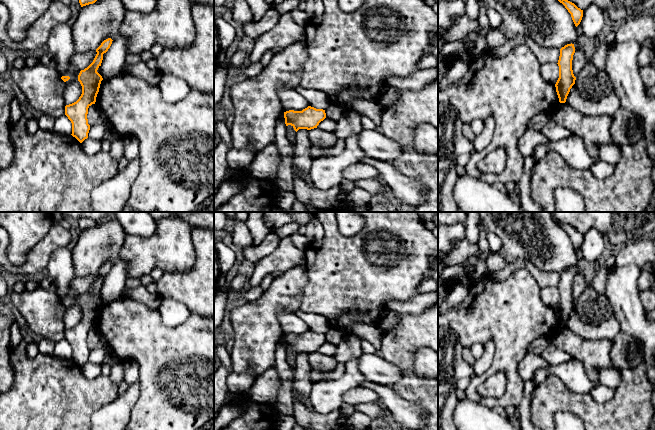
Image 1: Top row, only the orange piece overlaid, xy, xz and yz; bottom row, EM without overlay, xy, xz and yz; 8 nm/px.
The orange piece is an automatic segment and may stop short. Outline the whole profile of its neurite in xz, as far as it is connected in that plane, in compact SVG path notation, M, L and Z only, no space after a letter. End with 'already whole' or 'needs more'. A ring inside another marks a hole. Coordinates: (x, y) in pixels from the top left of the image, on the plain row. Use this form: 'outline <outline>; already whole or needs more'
outline M308 330L302 335L289 334L284 336L286 350L291 349L297 356L299 353L311 354L317 352L326 342L325 334Z; already whole

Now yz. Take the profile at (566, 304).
outline M567 268L560 273L558 284L559 302L555 308L560 327L565 327L570 313L575 308L576 301L572 294L572 284L575 277L574 268Z; already whole

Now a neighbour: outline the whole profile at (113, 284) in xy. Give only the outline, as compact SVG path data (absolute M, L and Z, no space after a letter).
M117 261L112 265L110 272L103 280L101 287L103 304L109 304L122 296L126 280L125 263L123 261Z

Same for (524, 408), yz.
M527 380L524 383L523 396L521 402L517 406L521 430L540 430L534 425L531 419L531 403L536 386L537 385L532 380Z

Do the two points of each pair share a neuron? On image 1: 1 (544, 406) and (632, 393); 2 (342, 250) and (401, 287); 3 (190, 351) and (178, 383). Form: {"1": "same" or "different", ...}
{"1": "same", "2": "same", "3": "same"}

